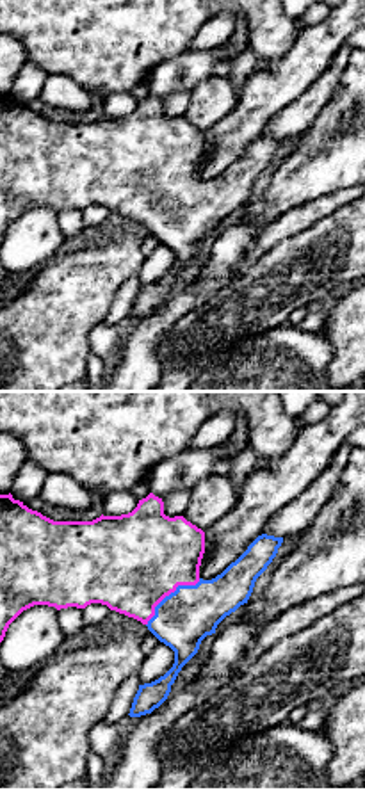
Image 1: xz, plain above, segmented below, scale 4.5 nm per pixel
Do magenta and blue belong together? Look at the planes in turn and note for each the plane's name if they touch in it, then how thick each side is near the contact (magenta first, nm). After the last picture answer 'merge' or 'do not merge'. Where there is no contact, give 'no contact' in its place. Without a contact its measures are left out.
contact in xz; calibres 440 and 260 nm

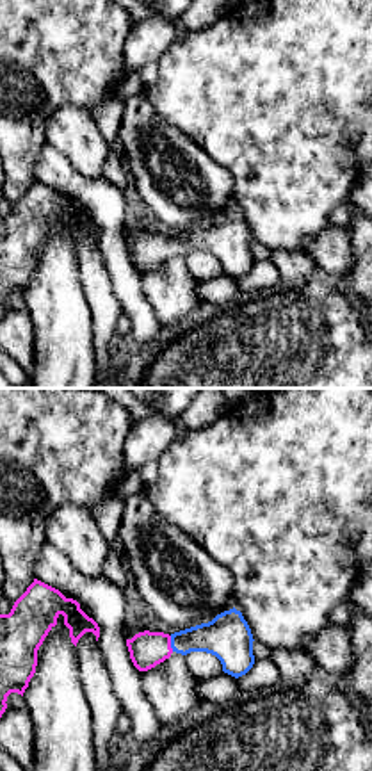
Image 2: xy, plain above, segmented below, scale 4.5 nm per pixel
contact in xy; calibres 160 and 190 nm

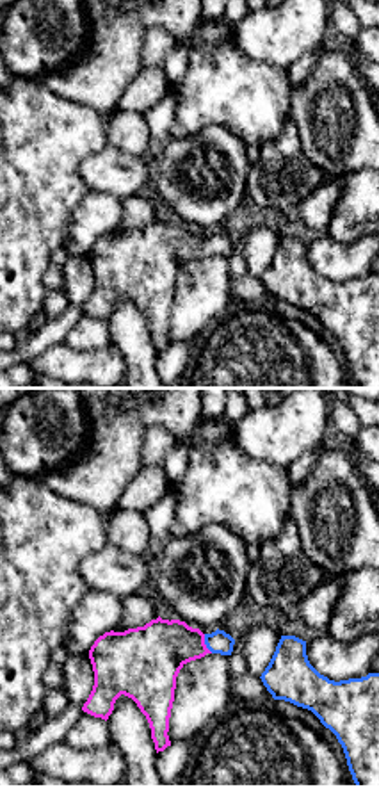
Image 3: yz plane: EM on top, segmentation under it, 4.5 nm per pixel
contact in yz; calibres 300 and 100 nm

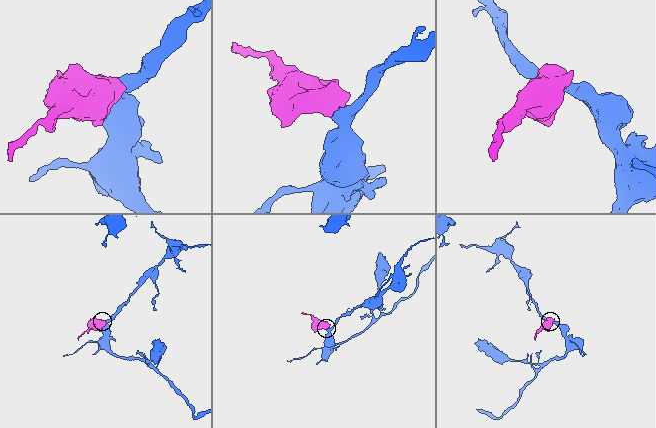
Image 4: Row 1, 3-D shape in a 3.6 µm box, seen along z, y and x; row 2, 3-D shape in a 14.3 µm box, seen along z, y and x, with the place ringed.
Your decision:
merge

